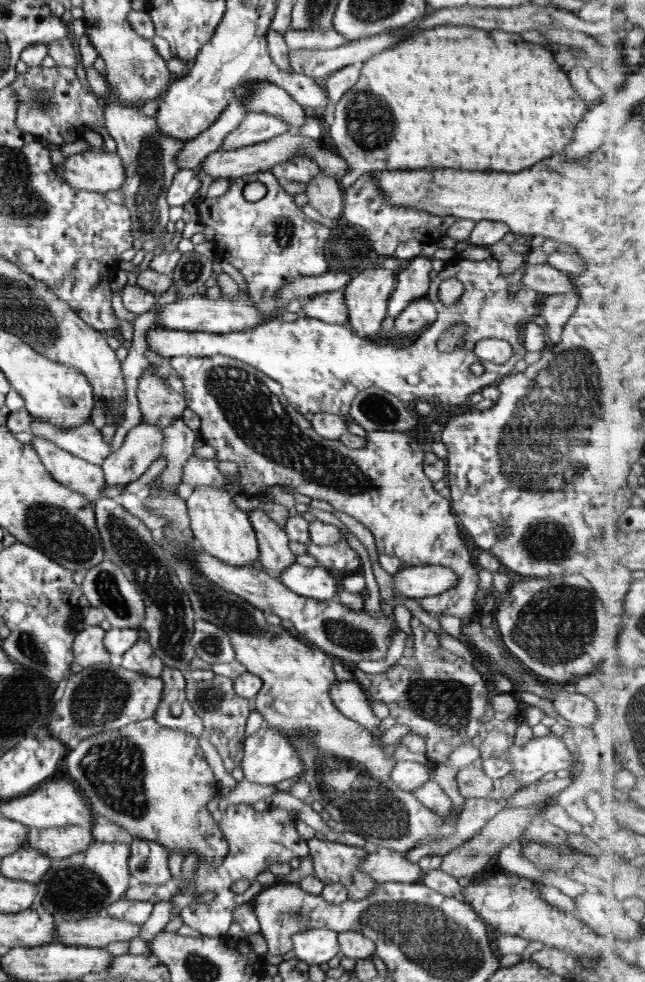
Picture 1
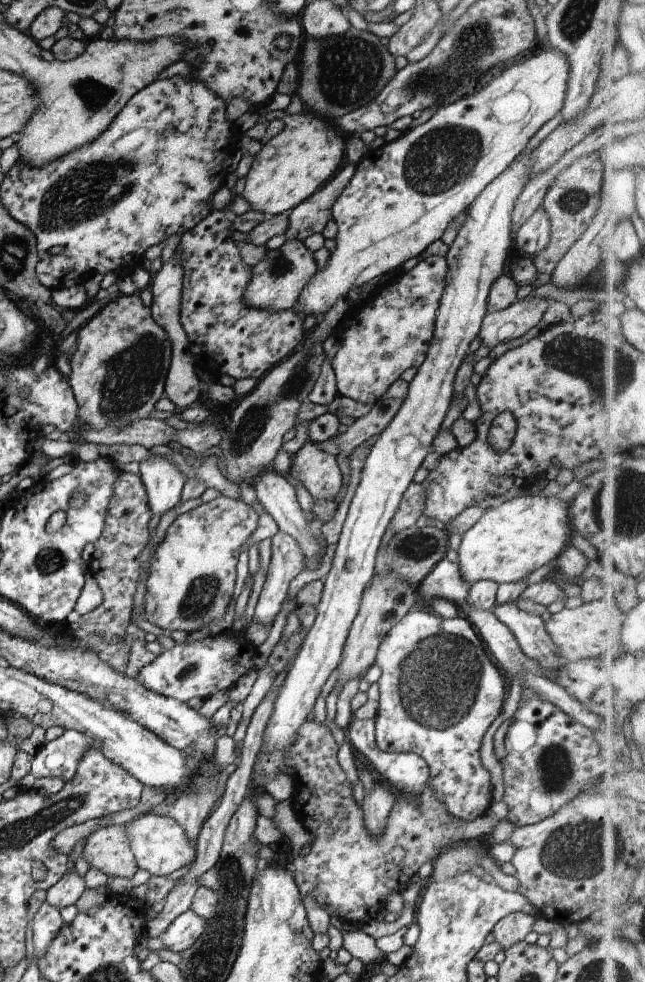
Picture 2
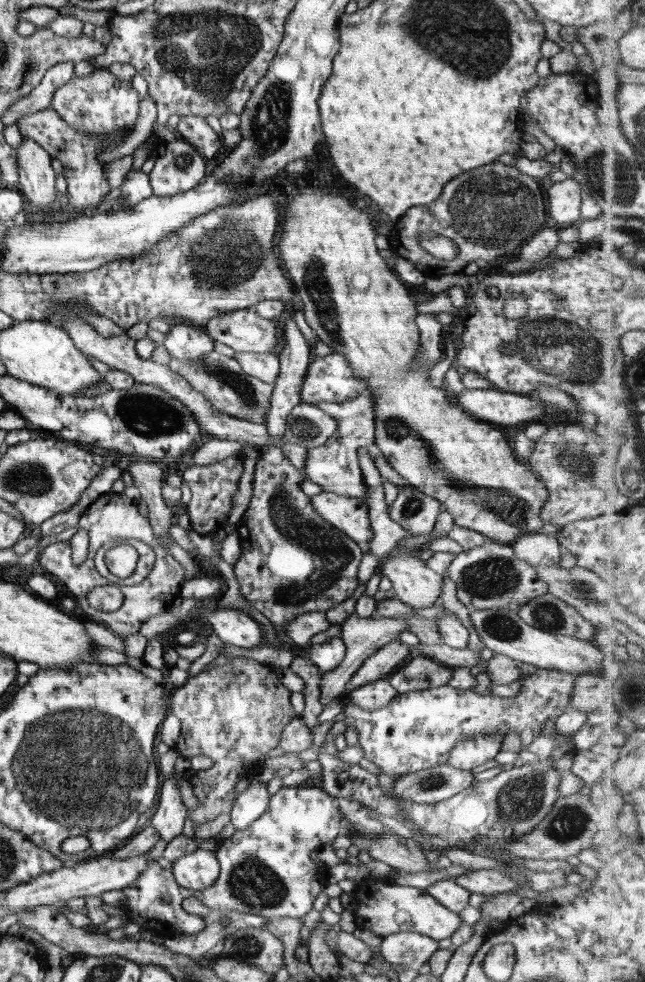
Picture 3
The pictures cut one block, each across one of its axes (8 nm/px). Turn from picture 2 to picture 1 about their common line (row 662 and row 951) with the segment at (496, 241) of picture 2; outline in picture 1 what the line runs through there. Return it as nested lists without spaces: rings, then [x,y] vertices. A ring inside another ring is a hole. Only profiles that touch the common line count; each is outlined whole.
[[[328,928],[299,932],[292,944],[295,956],[309,965],[324,964],[340,952],[337,932]]]

